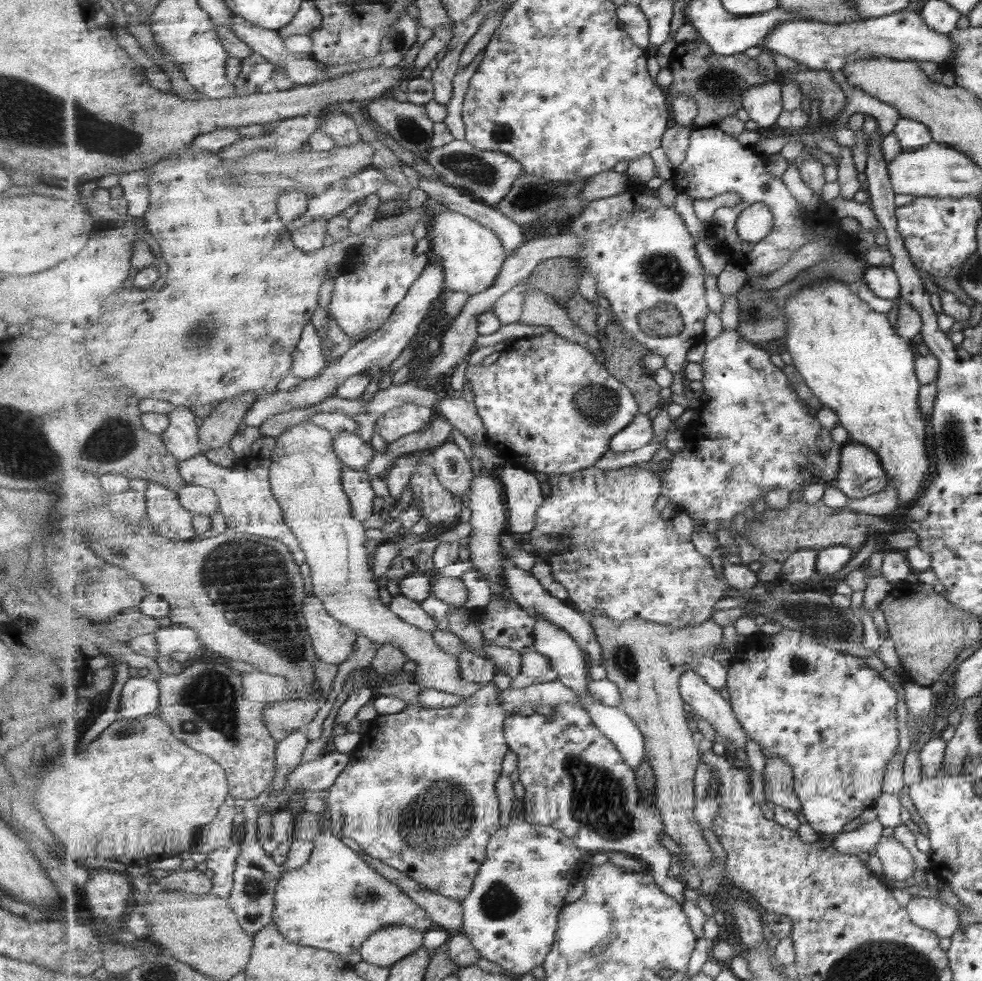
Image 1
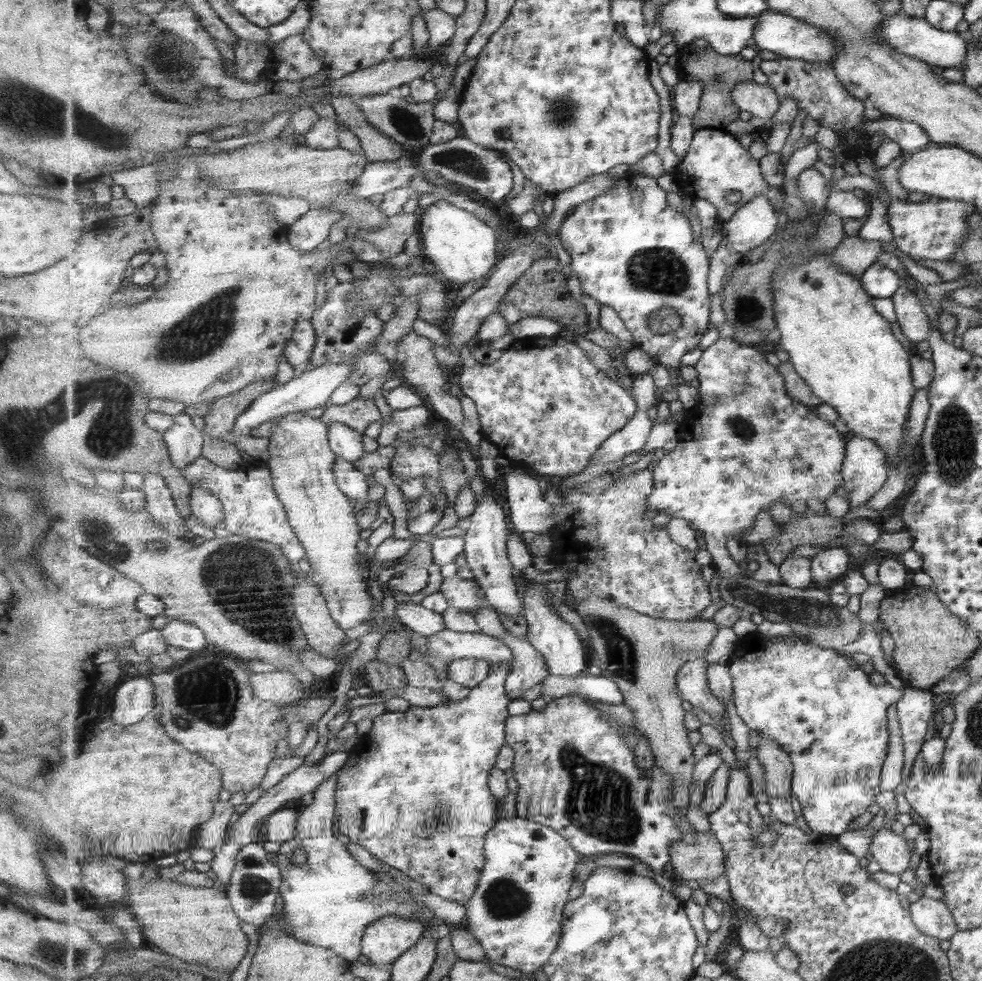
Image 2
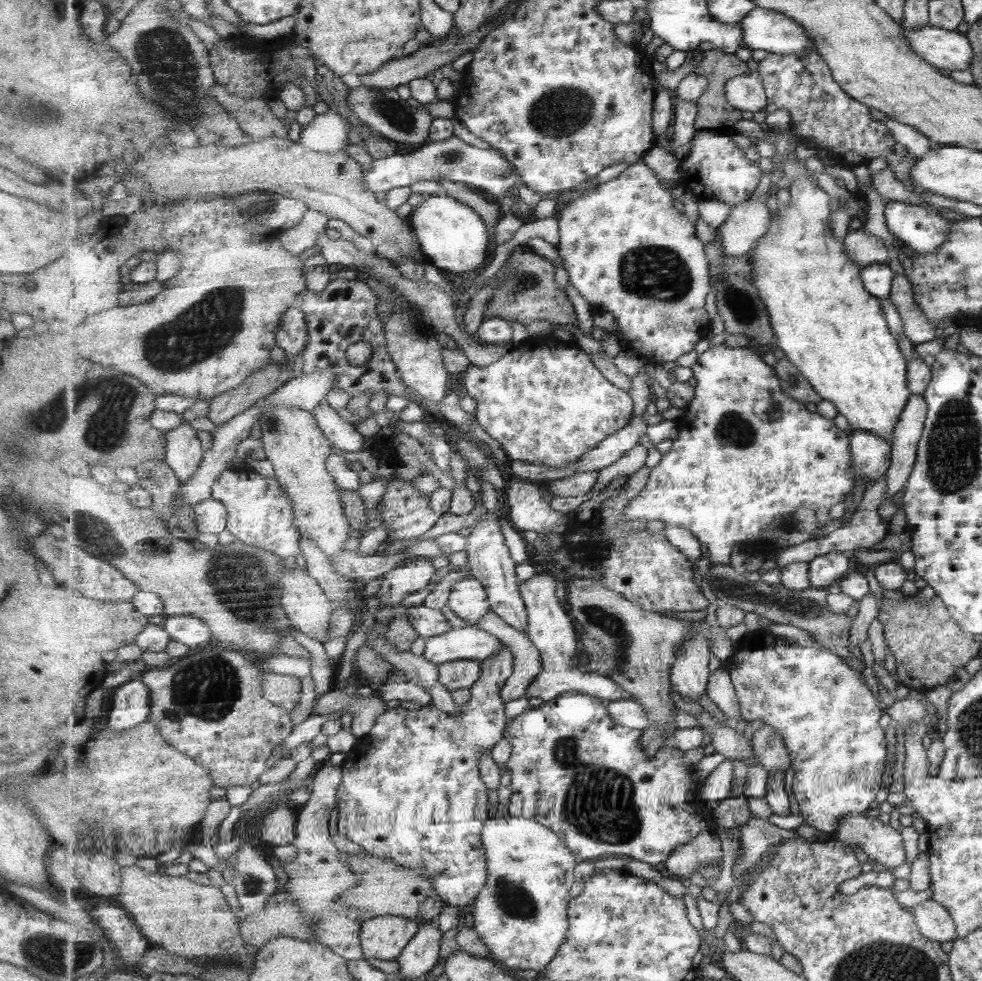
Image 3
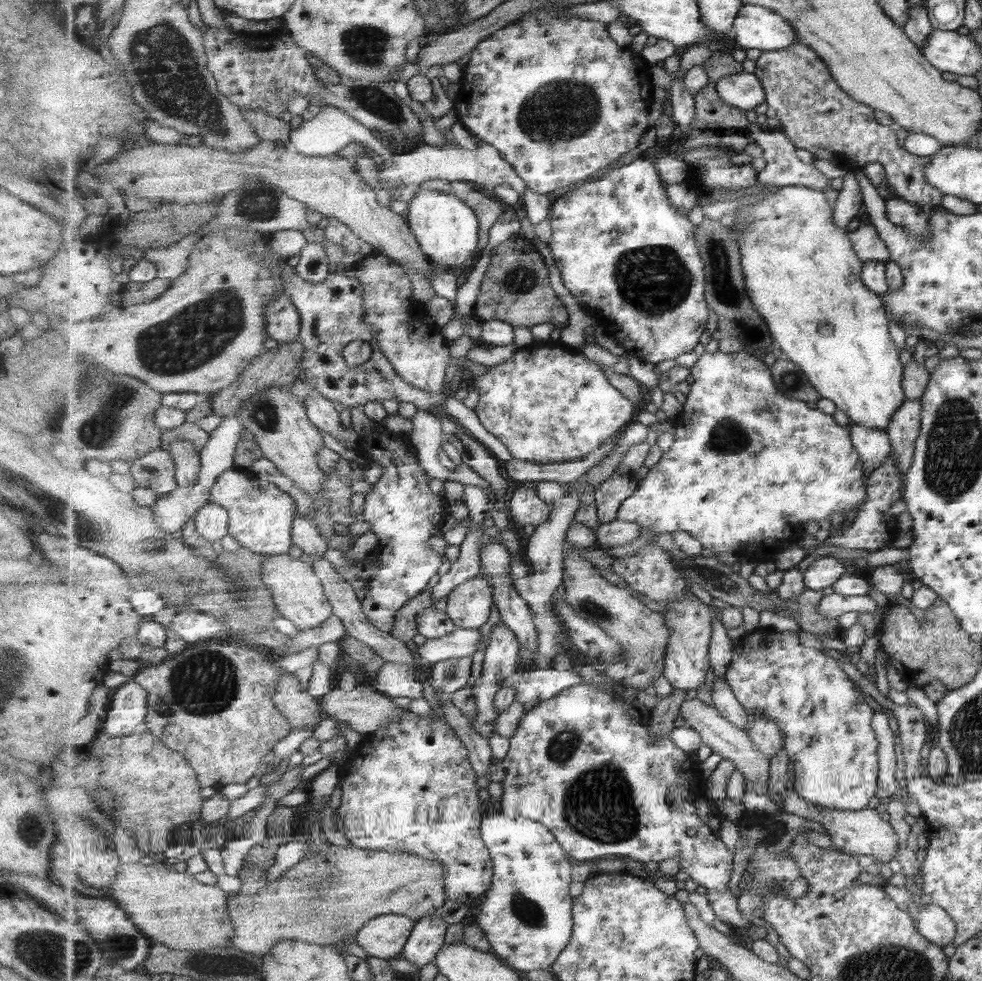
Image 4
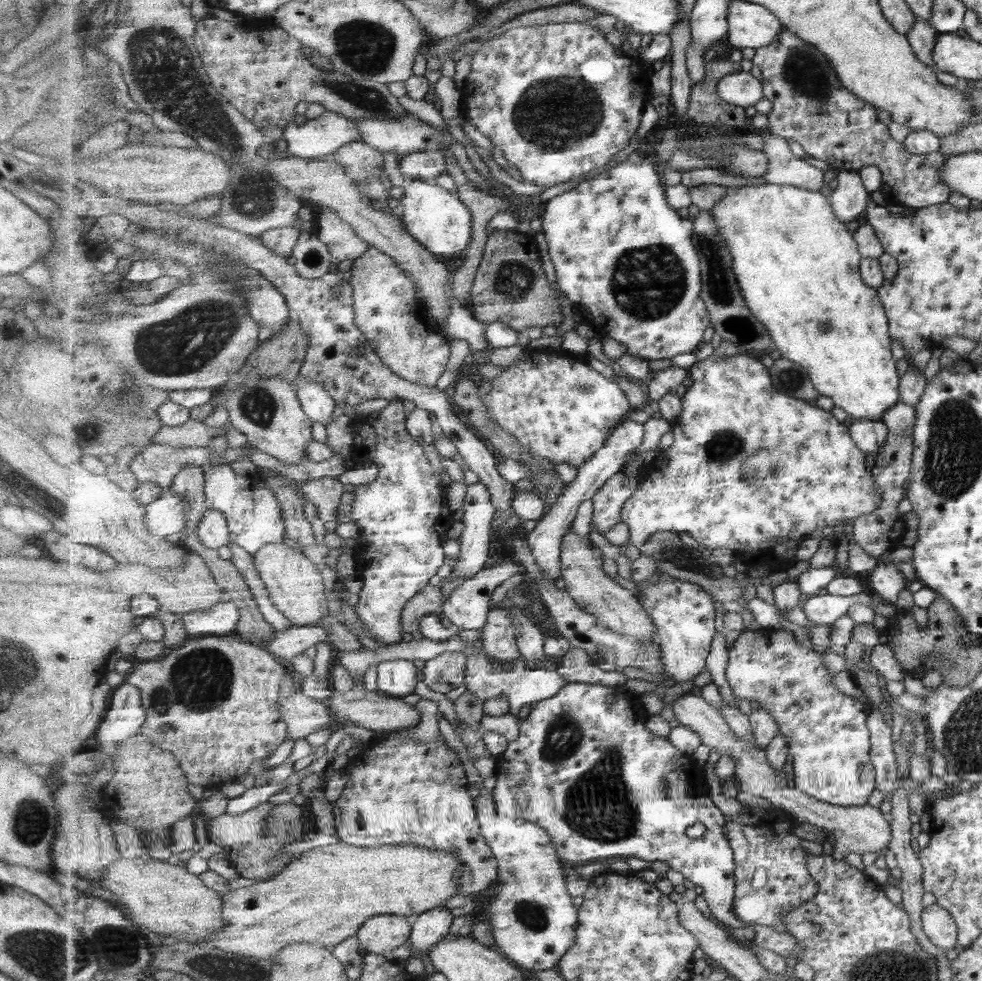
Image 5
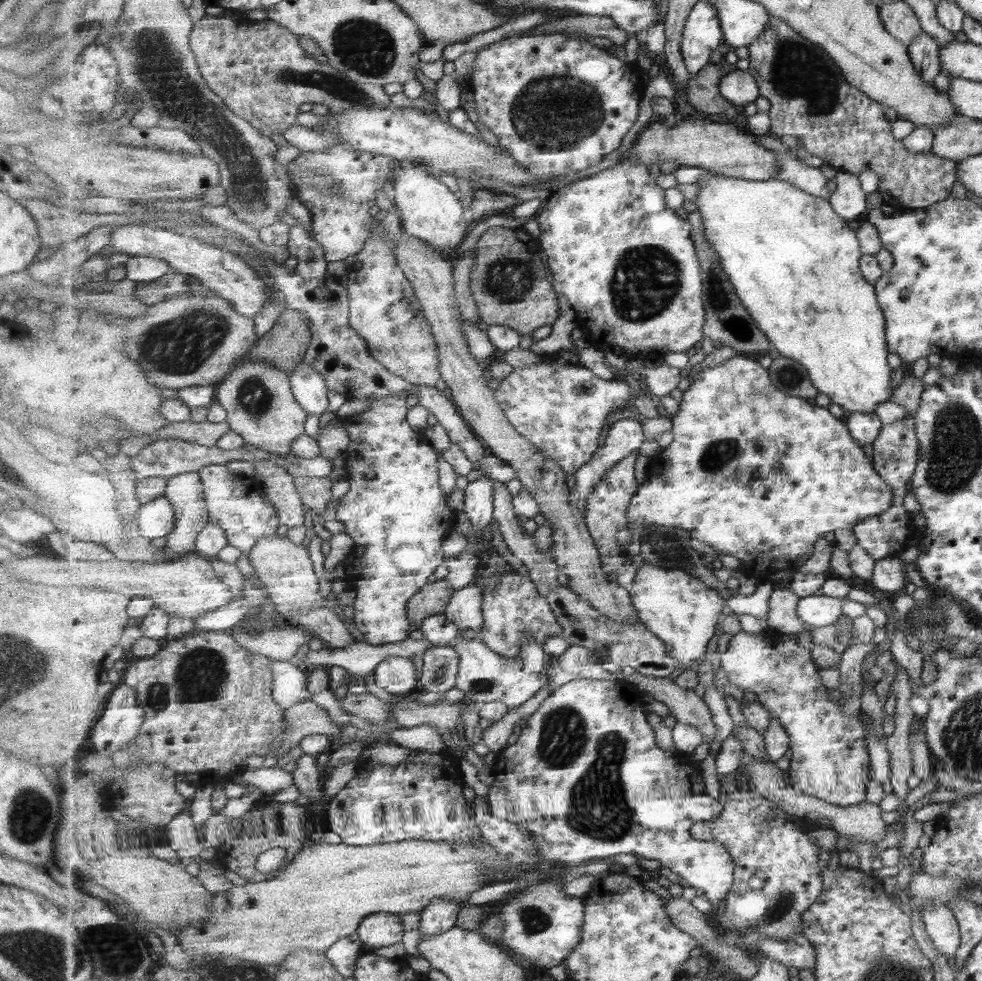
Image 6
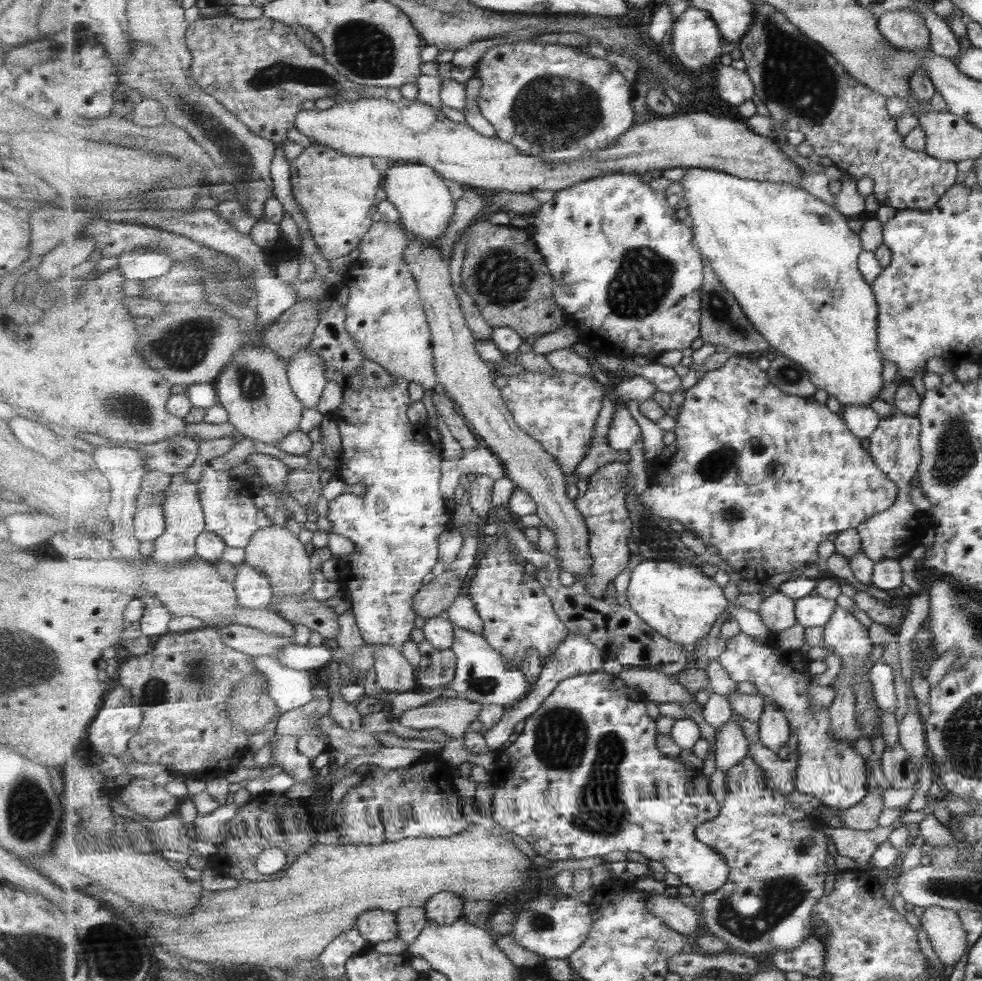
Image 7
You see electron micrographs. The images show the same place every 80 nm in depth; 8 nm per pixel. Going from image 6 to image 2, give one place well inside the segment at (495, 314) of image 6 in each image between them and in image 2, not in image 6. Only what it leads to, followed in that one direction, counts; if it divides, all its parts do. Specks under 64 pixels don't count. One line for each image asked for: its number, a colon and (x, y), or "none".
2: (543, 287)
3: (525, 291)
4: (515, 289)
5: (511, 286)

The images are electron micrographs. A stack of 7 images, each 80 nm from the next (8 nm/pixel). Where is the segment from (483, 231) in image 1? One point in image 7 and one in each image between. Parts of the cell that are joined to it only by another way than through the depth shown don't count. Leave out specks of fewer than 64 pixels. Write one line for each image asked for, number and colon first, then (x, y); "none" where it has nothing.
2: (463, 247)
3: (452, 236)
4: (448, 230)
5: (437, 218)
6: (429, 210)
7: (421, 194)

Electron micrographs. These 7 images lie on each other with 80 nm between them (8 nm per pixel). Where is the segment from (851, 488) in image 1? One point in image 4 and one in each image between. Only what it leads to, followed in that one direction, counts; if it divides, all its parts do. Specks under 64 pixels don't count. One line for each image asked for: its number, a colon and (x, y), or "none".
2: (865, 469)
3: (871, 454)
4: (873, 445)

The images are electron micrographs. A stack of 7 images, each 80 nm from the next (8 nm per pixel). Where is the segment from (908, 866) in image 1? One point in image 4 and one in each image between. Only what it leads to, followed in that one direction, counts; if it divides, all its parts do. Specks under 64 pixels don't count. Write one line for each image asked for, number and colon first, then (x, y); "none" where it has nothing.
2: (889, 850)
3: (882, 843)
4: (856, 832)

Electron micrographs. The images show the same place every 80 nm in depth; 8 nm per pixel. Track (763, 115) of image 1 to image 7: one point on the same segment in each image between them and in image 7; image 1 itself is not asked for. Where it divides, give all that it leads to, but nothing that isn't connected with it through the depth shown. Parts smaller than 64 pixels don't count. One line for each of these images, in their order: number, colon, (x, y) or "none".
2: (757, 98)
3: (747, 92)
4: (743, 90)
5: (742, 89)
6: (738, 87)
7: (733, 87)

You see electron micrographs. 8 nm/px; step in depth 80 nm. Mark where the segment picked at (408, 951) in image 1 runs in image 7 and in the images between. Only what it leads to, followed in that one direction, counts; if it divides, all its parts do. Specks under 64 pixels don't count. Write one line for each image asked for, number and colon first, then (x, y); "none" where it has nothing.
2: (386, 940)
3: (386, 937)
4: (386, 936)
5: (381, 934)
6: (383, 929)
7: (377, 925)

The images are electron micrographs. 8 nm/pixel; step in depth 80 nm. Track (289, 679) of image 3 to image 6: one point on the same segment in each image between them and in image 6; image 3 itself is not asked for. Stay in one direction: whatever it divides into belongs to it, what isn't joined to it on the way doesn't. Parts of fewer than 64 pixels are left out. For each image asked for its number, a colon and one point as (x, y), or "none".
4: (300, 708)
5: (304, 715)
6: (306, 718)

